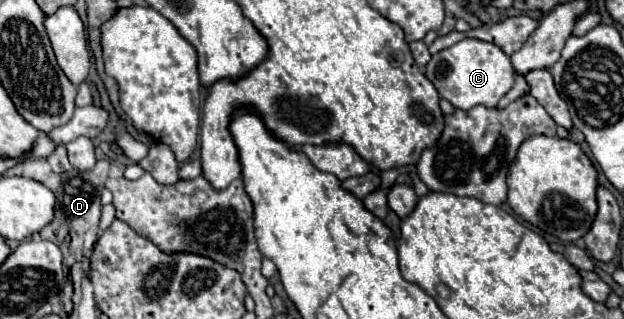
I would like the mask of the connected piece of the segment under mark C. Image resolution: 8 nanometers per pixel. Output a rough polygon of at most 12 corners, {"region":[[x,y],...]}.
{"region":[[462,39],[424,73],[458,109],[496,107],[516,77],[494,43]]}

